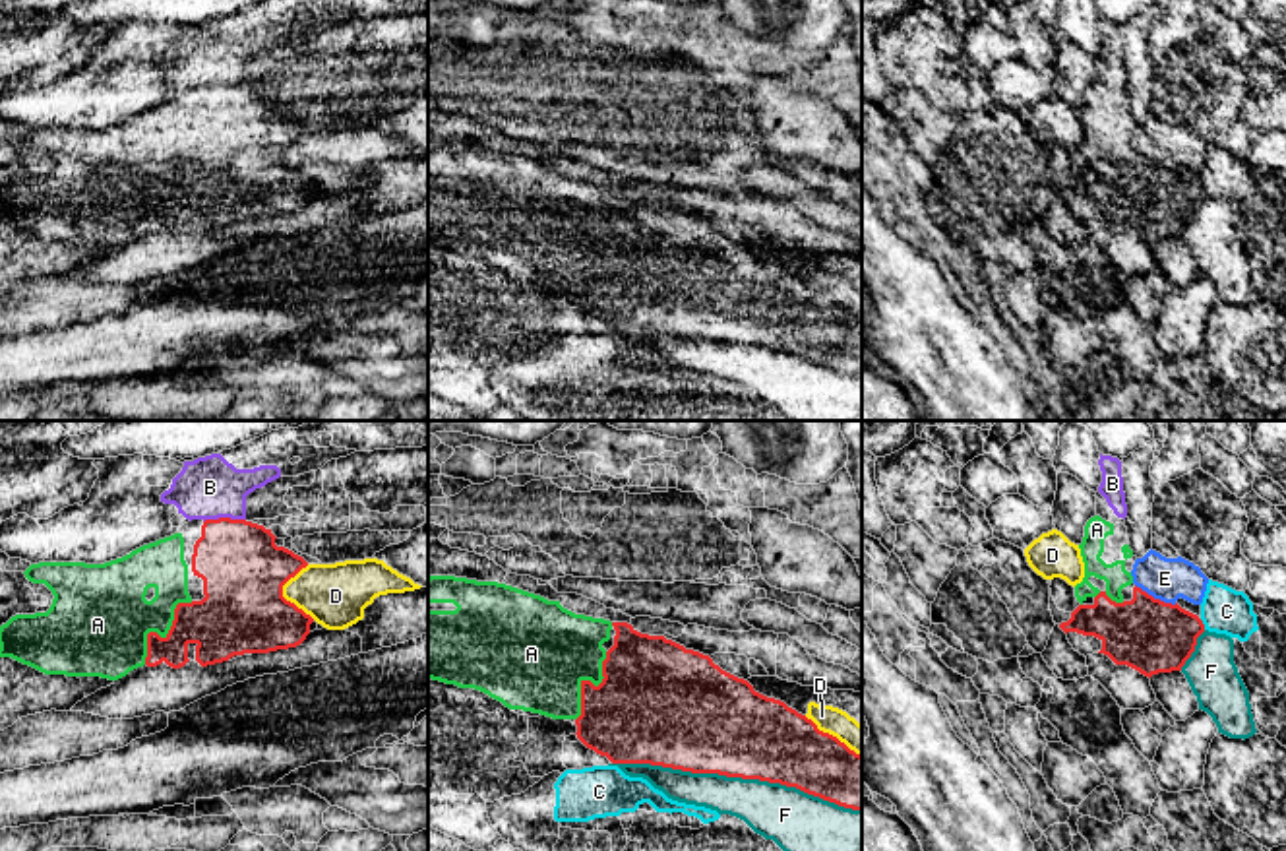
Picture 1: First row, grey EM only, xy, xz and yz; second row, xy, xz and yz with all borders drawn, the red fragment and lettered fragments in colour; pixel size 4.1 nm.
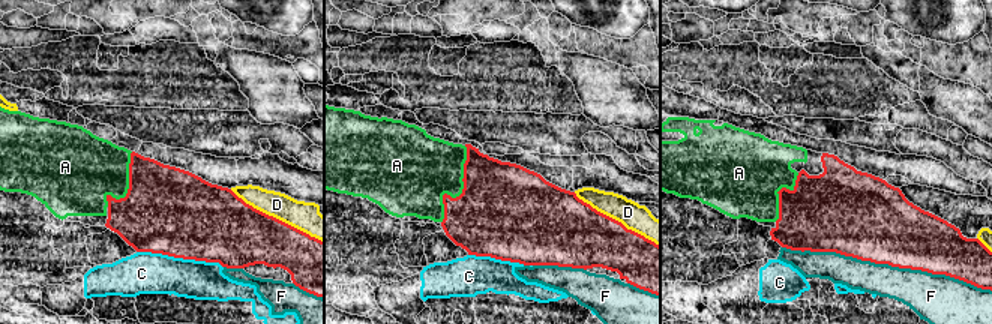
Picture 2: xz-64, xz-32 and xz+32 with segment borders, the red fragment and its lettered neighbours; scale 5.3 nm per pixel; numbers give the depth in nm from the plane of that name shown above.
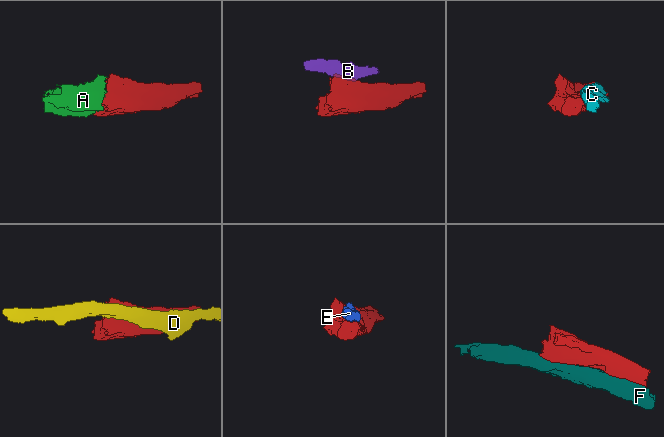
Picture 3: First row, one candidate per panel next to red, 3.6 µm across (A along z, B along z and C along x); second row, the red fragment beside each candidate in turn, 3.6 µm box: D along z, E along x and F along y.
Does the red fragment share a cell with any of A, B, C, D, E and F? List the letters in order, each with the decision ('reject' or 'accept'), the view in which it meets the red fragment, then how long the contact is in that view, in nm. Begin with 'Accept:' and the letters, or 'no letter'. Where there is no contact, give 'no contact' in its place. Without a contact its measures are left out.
Accept: A
A: accept | xy | 340 nm
B: reject | xy | 180 nm
C: reject | yz | 50 nm
D: reject | xy | 240 nm
E: reject | yz | 190 nm
F: reject | xz | 1050 nm

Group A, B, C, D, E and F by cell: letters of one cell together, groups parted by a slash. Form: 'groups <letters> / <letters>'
groups A / B / C / D / E / F

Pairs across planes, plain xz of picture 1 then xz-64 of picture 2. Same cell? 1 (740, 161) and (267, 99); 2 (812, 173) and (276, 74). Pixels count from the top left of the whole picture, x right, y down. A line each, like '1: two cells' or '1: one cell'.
1: two cells
2: two cells

